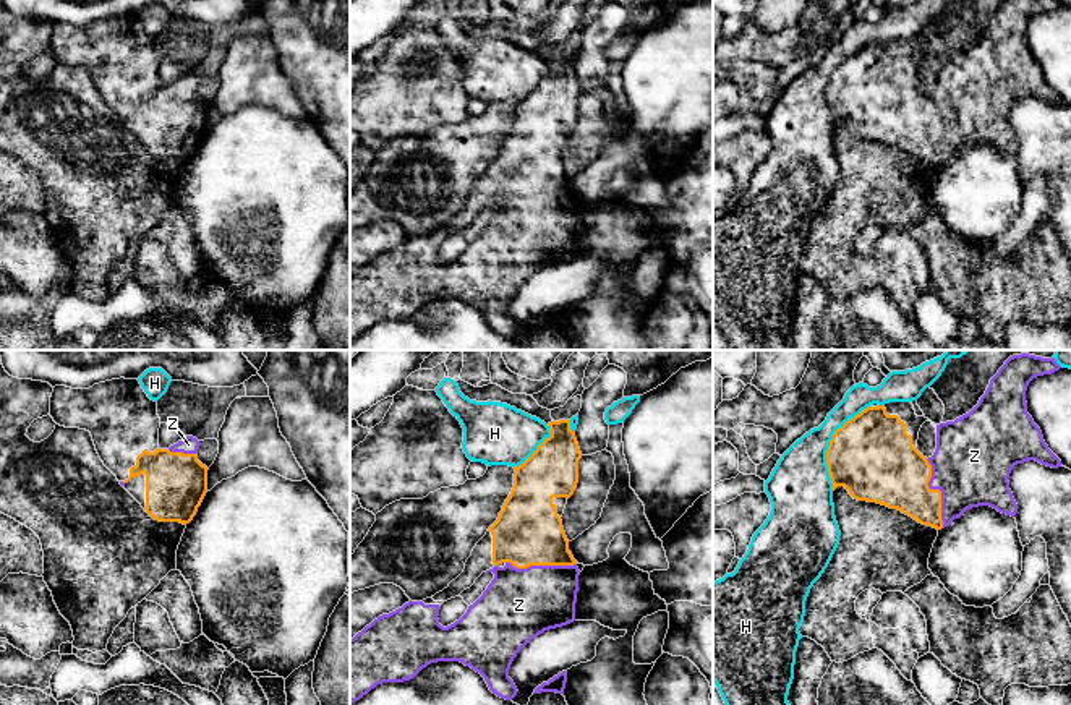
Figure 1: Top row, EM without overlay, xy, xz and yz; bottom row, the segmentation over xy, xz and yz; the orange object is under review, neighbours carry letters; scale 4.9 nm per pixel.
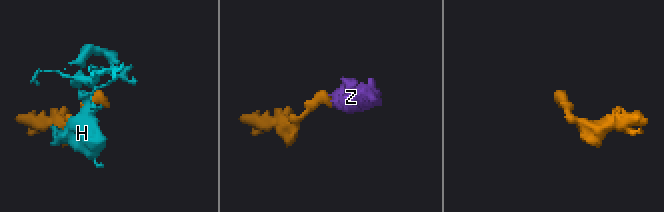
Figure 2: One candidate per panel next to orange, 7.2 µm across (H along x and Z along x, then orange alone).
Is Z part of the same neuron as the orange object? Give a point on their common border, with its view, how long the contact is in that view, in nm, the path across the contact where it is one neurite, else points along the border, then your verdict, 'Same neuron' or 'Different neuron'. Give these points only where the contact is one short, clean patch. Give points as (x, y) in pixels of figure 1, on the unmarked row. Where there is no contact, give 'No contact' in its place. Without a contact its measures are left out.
Touches orange at yz (938, 127). Shared border 360 nm. Same neuron

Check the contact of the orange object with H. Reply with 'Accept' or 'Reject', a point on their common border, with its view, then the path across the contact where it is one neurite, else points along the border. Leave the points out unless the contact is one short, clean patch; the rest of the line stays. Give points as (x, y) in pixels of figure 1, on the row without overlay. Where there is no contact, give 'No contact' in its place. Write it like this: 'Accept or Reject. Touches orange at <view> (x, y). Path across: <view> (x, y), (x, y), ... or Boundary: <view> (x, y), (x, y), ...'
Reject. Touches orange at yz (830, 81)

